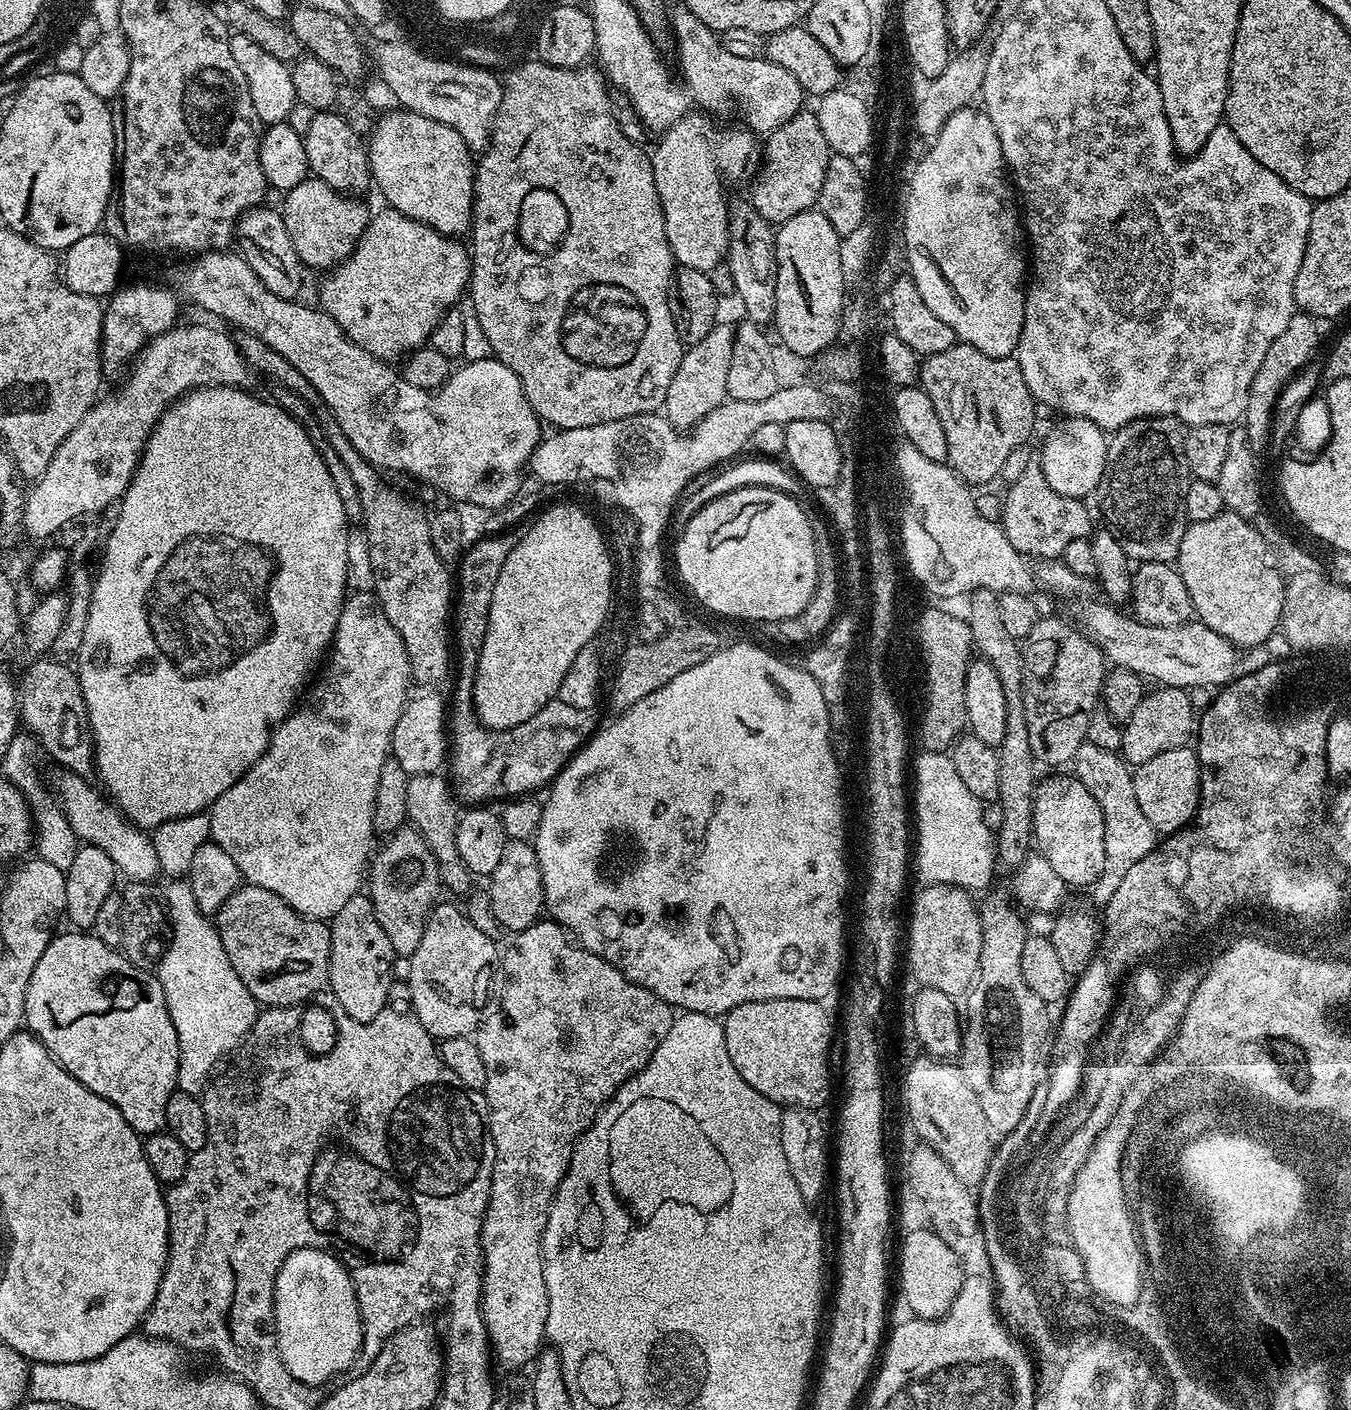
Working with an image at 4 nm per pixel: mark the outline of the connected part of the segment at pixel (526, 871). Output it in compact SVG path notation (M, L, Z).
M505 839L502 858L499 859L498 866L494 866L486 891L491 900L492 914L501 929L508 931L509 928L509 933L515 934L541 919L545 911L544 883L536 864L536 849L529 841Z

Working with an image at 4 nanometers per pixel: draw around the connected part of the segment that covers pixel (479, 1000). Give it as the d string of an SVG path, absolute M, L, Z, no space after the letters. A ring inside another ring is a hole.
M446 904L430 915L430 922L422 930L418 950L408 957L410 970L406 983L408 996L412 999L411 1011L437 1041L472 1036L479 1028L482 1013L490 1000L493 969L498 964L496 945L497 941L482 934L455 904Z

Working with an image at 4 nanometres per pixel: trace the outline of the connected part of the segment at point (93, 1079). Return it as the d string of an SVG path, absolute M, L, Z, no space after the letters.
M67 930L61 934L53 935L52 941L42 950L42 958L34 966L34 974L30 974L30 986L26 986L26 1006L24 1007L24 1024L27 1031L33 1036L40 1037L41 1042L46 1046L46 1050L51 1056L63 1066L67 1072L86 1090L94 1090L98 1098L106 1098L116 1107L118 1114L126 1118L126 1122L139 1132L141 1137L149 1136L155 1132L165 1131L166 1122L166 1102L170 1094L177 1091L176 1079L178 1078L178 1066L180 1065L180 1051L178 1050L178 1034L174 1030L174 1022L168 1013L164 991L160 985L159 975L153 974L147 968L134 966L124 956L124 953L117 950L113 945L102 942L96 936L84 930Z

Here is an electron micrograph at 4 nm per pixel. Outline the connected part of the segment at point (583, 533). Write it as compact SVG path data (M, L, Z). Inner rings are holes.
M556 504L548 508L522 535L517 539L514 550L506 554L506 562L502 562L502 570L498 570L498 582L494 582L494 594L490 594L490 610L486 622L485 634L480 646L480 656L476 659L476 677L472 680L472 707L481 724L497 732L518 726L538 710L542 710L550 701L557 699L559 686L571 668L571 664L578 656L578 652L591 645L588 636L596 632L596 624L604 620L604 608L608 608L608 580L614 574L614 557L610 551L609 541L602 531L601 525L588 512L583 512L576 504Z

